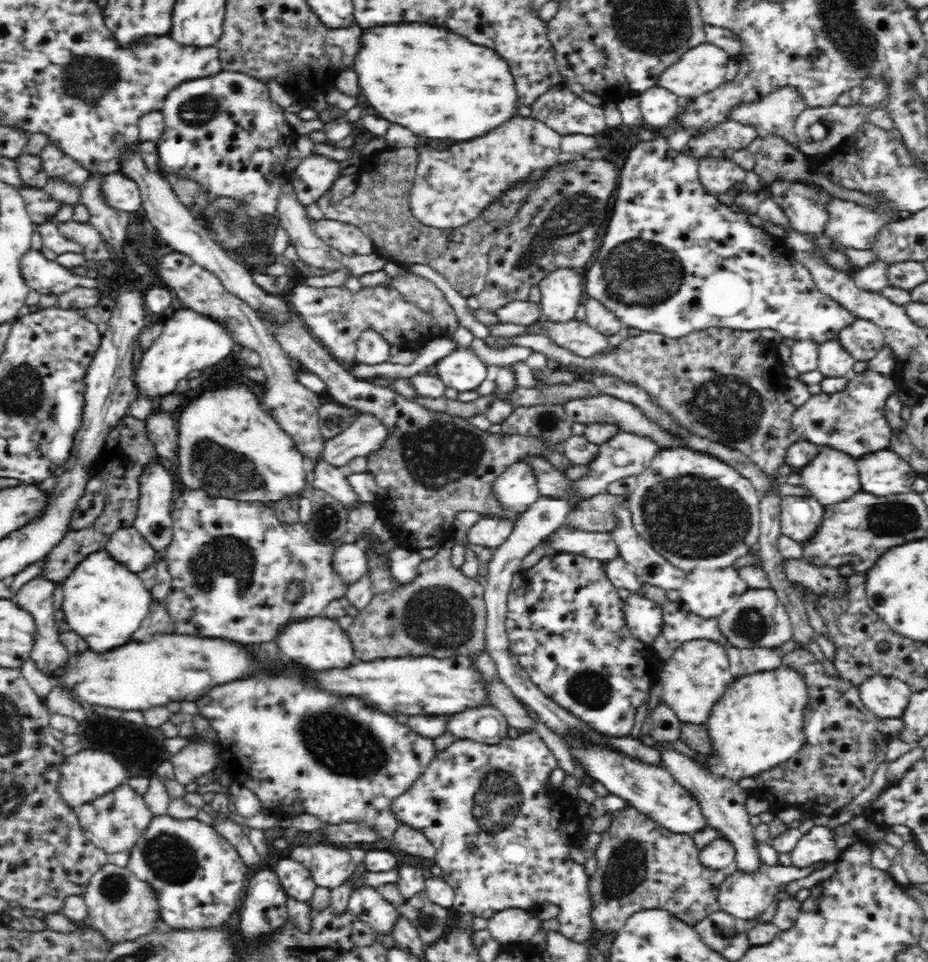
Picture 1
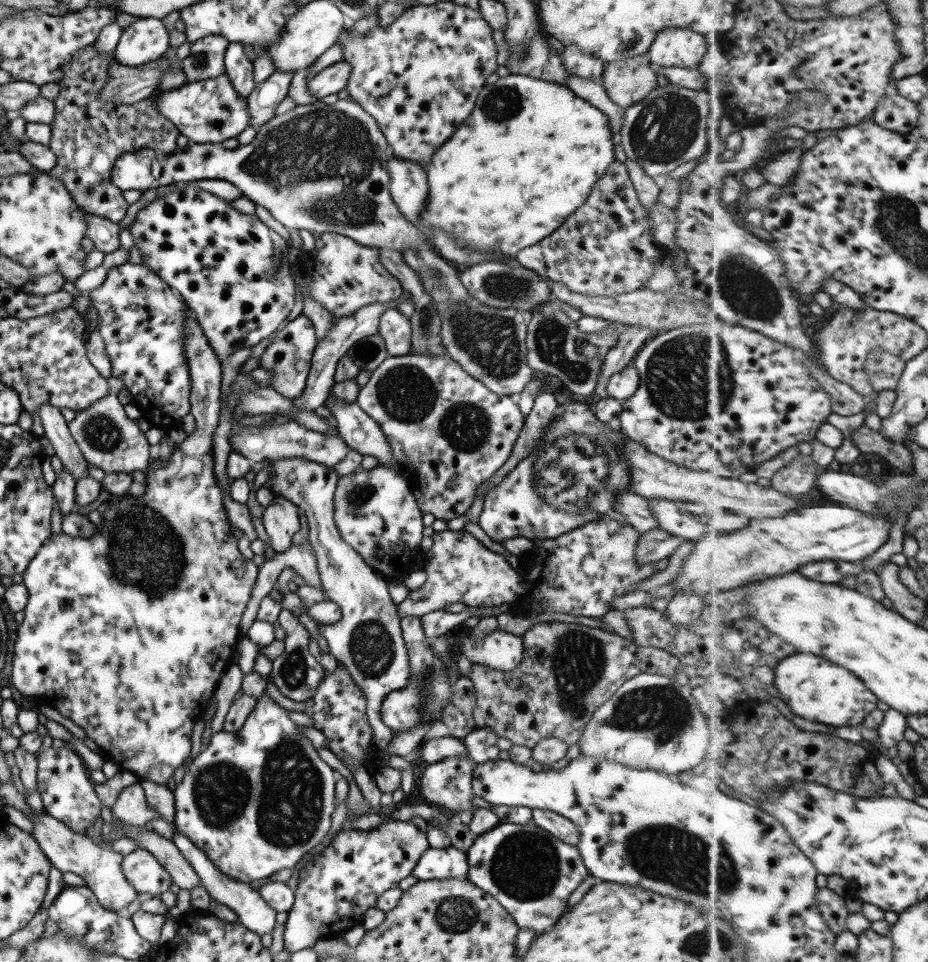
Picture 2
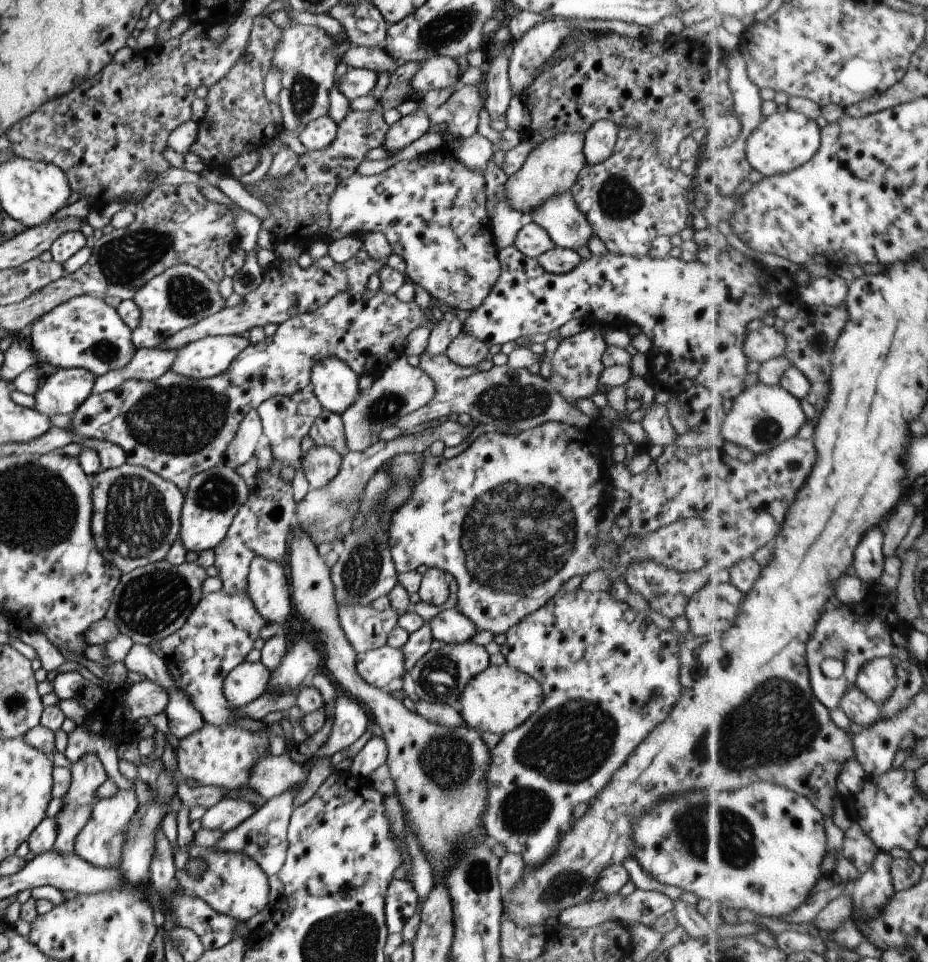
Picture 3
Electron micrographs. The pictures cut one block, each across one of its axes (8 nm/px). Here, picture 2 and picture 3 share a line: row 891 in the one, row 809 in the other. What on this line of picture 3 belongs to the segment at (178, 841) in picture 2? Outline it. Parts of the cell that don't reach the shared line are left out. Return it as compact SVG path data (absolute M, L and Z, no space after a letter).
M242 798L222 799L218 804L208 807L201 817L201 828L230 832L240 826L244 820L254 816L258 808Z

